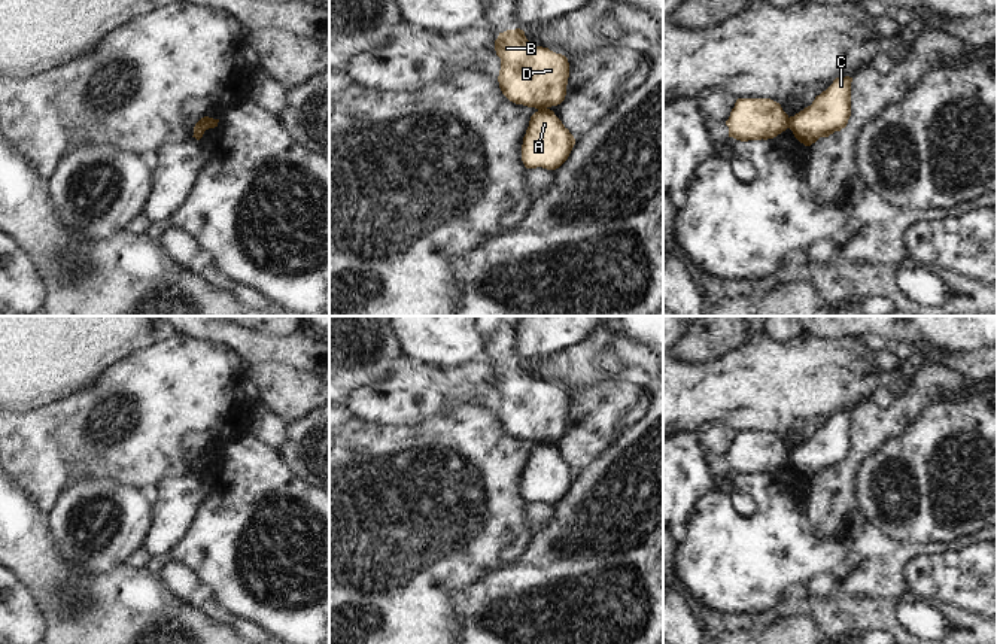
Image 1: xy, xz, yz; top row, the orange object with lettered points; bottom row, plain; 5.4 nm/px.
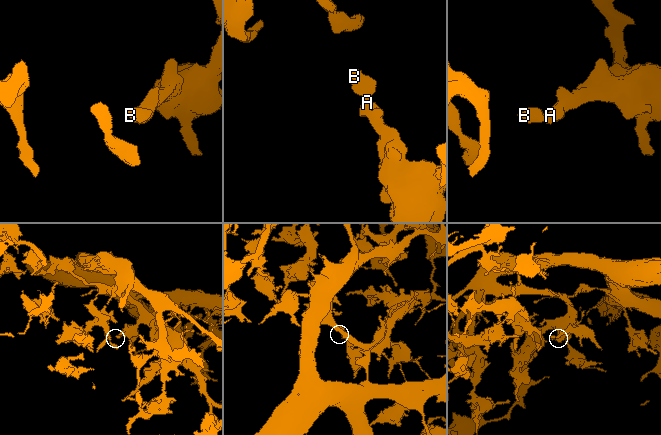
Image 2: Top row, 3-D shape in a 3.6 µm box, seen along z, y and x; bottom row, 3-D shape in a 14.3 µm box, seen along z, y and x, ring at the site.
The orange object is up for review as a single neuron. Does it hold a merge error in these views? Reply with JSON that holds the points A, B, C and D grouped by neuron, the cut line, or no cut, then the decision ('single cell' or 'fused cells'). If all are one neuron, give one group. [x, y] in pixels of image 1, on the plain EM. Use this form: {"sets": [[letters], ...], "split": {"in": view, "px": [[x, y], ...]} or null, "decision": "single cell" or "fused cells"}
{"sets": [["A", "C"], ["B", "D"]], "split": {"in": "xy", "px": [[212, 453], [194, 468]]}, "decision": "fused cells"}

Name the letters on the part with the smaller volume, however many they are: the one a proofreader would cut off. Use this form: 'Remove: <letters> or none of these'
Remove: B, D

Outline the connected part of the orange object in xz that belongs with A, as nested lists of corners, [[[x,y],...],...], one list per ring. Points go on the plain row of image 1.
[[[539,443],[531,450],[523,471],[522,495],[526,502],[559,502],[575,479],[574,470],[550,443]]]

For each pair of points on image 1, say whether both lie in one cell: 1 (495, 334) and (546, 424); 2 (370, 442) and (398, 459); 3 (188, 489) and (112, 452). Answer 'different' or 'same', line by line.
1: same
2: same
3: different

